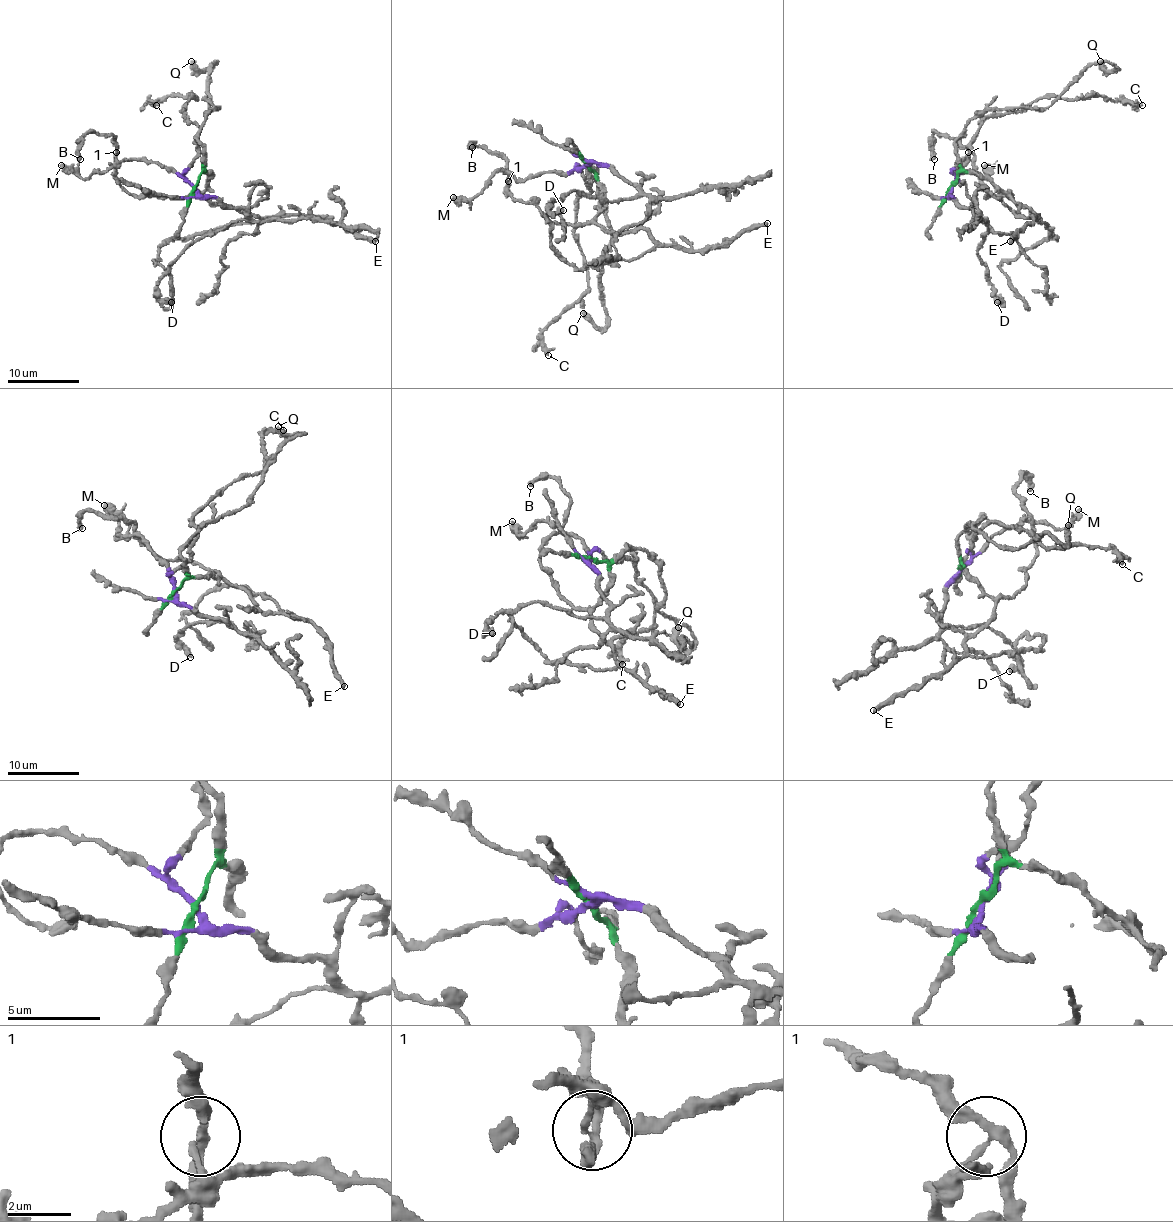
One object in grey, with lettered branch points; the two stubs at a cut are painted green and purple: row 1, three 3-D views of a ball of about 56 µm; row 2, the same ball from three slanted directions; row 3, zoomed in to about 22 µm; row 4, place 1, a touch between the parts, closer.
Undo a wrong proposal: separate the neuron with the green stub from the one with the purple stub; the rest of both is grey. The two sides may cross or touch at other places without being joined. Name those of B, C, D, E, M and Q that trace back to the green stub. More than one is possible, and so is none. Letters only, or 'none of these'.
B, E, Q

